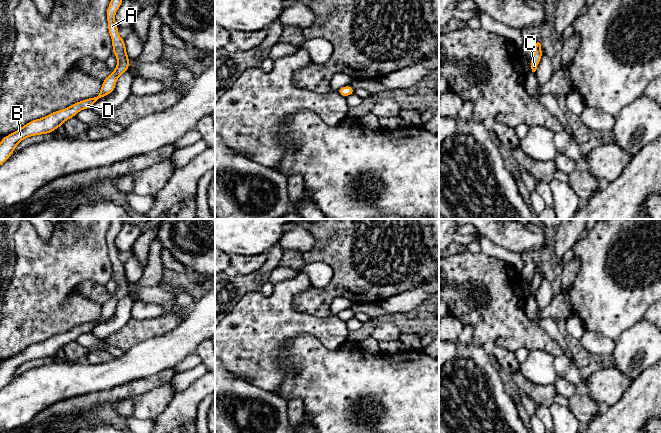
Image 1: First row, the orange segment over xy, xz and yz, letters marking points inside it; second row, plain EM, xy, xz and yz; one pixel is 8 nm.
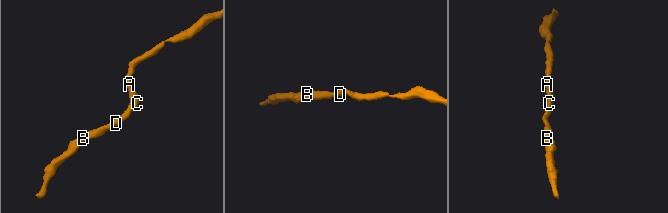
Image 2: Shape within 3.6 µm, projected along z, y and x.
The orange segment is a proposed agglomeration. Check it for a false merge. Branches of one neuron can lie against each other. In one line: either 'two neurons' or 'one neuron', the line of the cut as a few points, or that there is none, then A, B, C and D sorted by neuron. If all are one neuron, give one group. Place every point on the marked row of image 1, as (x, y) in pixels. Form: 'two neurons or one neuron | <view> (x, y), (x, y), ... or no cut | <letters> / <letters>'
one neuron | no cut | A B C D

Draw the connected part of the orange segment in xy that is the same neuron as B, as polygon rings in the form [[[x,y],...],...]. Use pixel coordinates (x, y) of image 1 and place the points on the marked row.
[[[111,0],[110,5],[106,9],[108,32],[112,39],[112,53],[116,56],[118,63],[115,70],[102,81],[100,93],[95,97],[76,102],[70,107],[52,112],[43,118],[32,120],[17,131],[3,137],[0,141],[0,166],[7,161],[17,145],[25,138],[40,134],[47,135],[53,132],[59,126],[63,126],[66,120],[75,117],[79,111],[92,108],[98,100],[110,95],[114,91],[119,76],[128,72],[130,60],[127,55],[125,40],[119,36],[119,27],[115,22],[115,14],[122,5],[122,2],[123,0]]]

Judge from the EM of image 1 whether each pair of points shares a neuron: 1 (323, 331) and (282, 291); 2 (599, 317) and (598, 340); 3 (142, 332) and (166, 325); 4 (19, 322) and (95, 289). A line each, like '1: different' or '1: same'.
1: same
2: different
3: same
4: different

